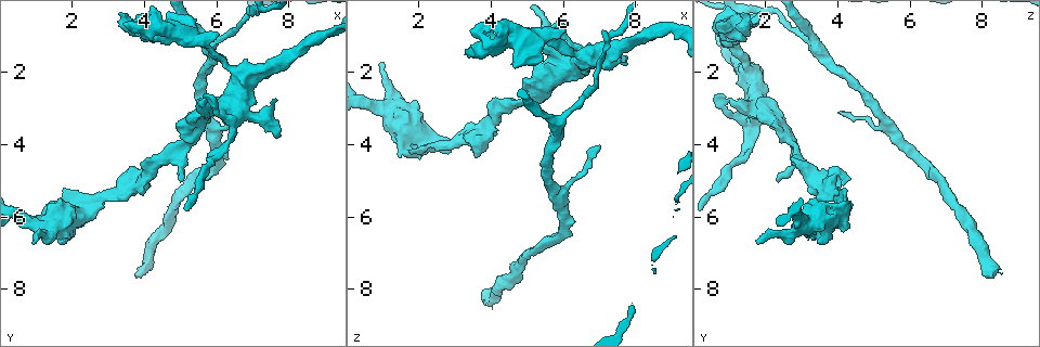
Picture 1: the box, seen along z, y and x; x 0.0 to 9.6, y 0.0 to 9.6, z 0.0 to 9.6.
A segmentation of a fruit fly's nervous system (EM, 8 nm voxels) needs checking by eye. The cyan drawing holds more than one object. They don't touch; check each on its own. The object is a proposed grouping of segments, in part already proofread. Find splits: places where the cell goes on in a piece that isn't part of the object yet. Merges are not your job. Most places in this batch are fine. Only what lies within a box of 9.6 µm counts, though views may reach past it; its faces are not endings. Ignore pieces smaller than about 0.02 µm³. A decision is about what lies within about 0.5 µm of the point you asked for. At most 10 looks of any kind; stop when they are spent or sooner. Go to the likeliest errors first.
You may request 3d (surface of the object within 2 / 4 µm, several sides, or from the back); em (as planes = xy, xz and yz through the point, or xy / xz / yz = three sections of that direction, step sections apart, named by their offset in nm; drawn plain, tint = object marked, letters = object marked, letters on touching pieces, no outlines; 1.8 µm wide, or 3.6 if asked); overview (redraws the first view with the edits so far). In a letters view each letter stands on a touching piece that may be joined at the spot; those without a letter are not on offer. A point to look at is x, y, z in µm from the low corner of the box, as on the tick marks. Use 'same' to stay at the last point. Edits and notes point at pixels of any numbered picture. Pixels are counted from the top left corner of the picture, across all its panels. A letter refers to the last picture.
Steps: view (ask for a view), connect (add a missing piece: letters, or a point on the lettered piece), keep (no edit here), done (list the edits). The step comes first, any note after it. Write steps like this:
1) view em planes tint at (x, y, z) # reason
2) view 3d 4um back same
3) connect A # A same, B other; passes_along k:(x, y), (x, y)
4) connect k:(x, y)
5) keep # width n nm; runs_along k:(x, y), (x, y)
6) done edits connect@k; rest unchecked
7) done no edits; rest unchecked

view em xz step 8 letters at (3.75, 7.60, 8.05) # an open end

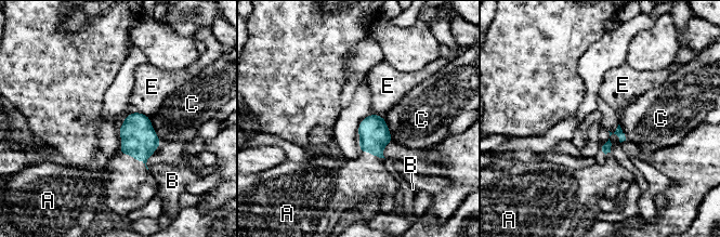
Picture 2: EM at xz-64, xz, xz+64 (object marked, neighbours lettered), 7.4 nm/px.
connect A # A same, B other, C other, E other; passes_along 2:(139, 140), (134, 158), (125, 184); it goes on there

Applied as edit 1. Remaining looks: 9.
view overview

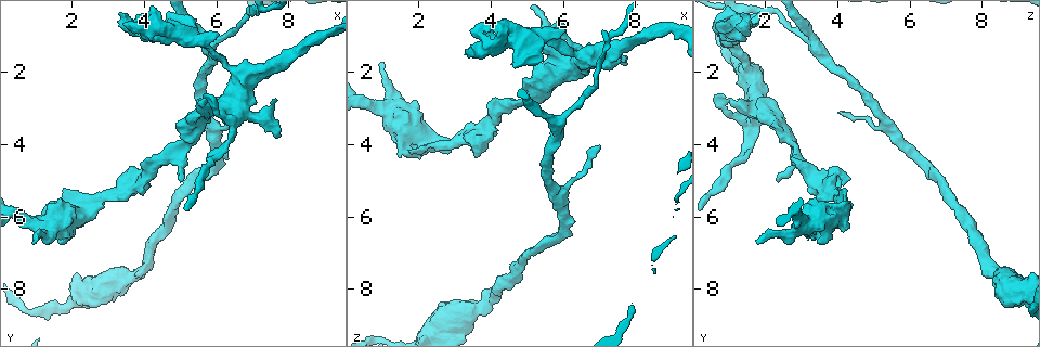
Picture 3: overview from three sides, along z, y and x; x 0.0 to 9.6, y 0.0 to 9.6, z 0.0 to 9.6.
view 3d 4um at (3.45, 5.15, 4.20) # free end

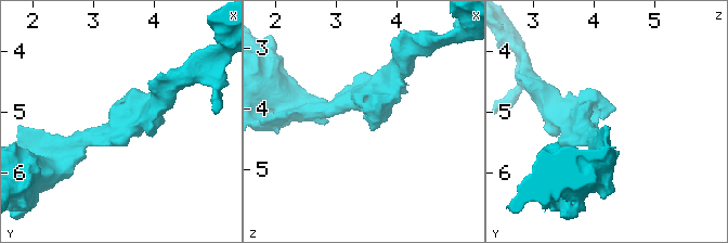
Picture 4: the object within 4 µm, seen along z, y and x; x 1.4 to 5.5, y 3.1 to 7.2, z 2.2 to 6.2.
view em planes plain at (3.45, 5.15, 4.15) # shape alone is not enough

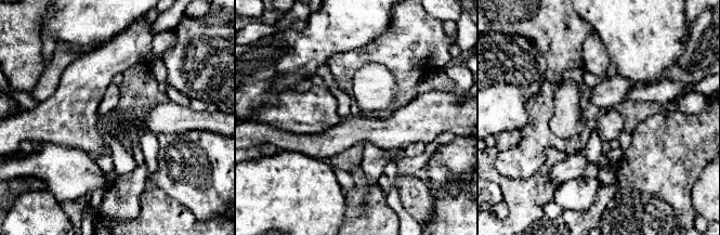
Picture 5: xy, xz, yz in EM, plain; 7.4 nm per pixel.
view em planes letters same

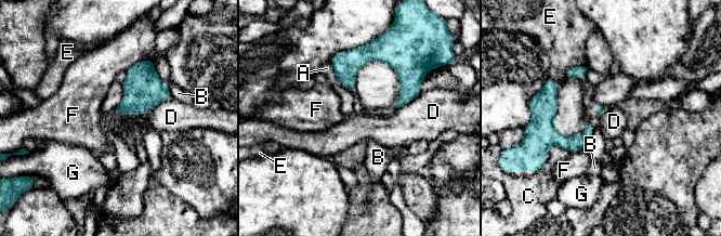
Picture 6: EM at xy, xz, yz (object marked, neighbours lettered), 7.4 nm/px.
keep # A other, B other, C other, D other, E other, F other, G other; border 6:(421, 92), (397, 108); none of them fits

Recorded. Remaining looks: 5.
view 3d 2um at (5.75, 2.70, 0.75) # closes a loop

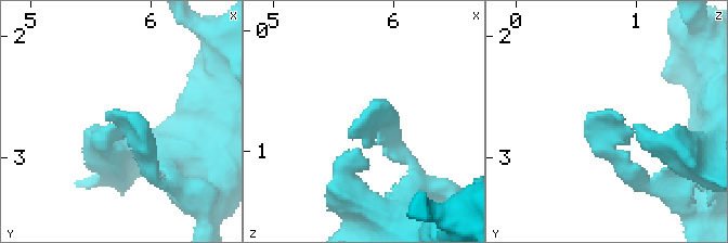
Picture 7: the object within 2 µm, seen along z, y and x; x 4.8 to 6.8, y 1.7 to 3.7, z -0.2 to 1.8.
view em 3.6um xz step 4 plain at (5.80, 2.70, 0.76) # now the EM

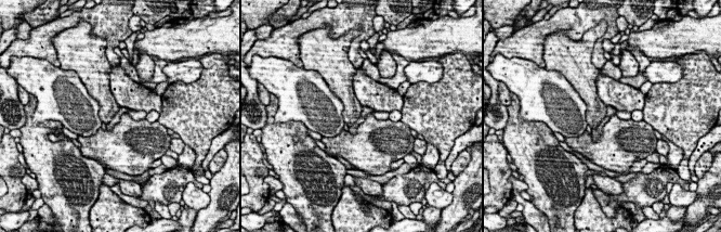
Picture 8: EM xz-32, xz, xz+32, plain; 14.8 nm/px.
view em 3.6um xz step 4 letters same

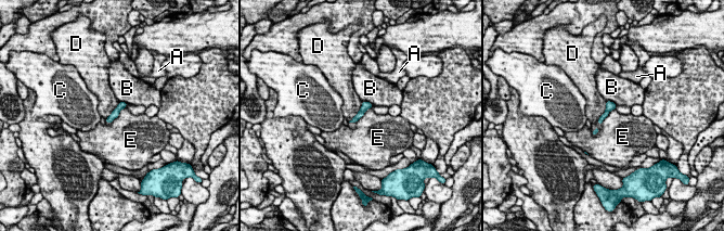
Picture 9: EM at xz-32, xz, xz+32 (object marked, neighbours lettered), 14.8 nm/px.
keep # longest_contact D 360 nm; A other, B other, C other, D other, E other; border 9:(607, 101), (605, 112), (596, 122); no lettered piece goes on from it

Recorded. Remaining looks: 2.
done edits connect@2; rest unchecked

